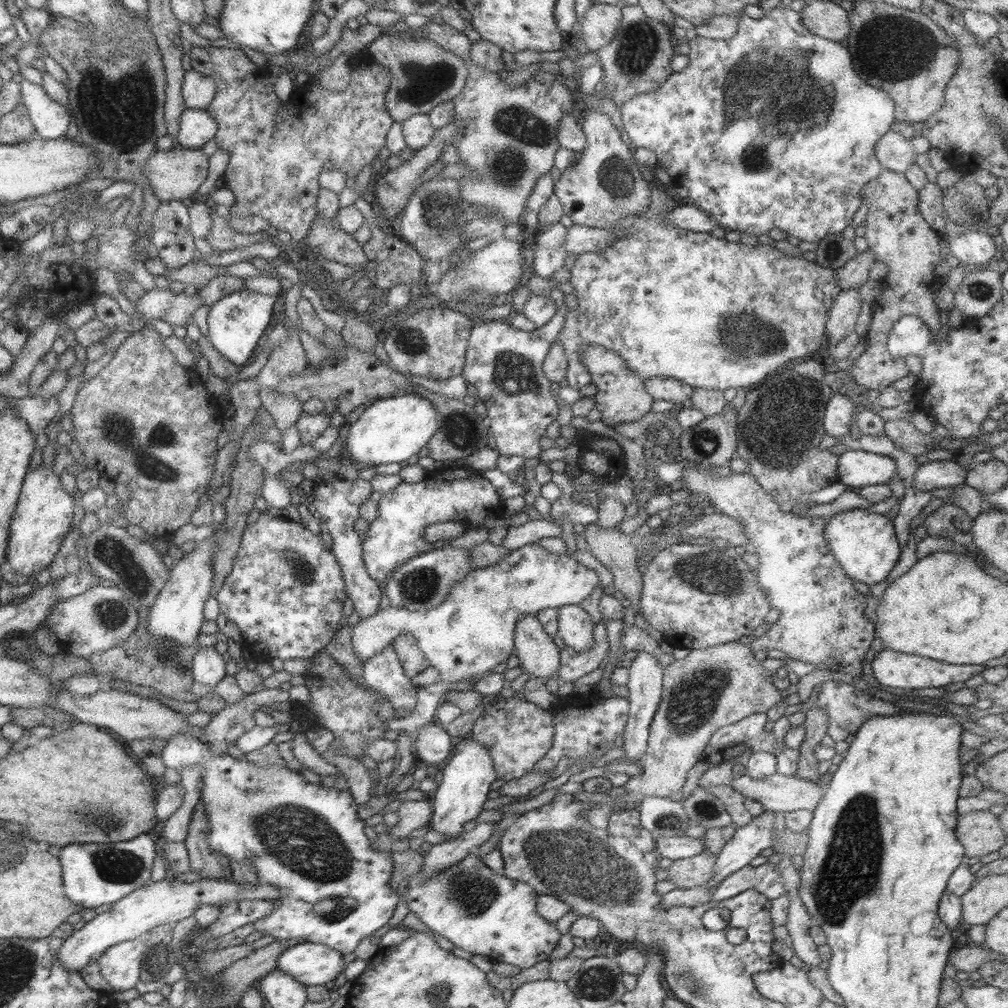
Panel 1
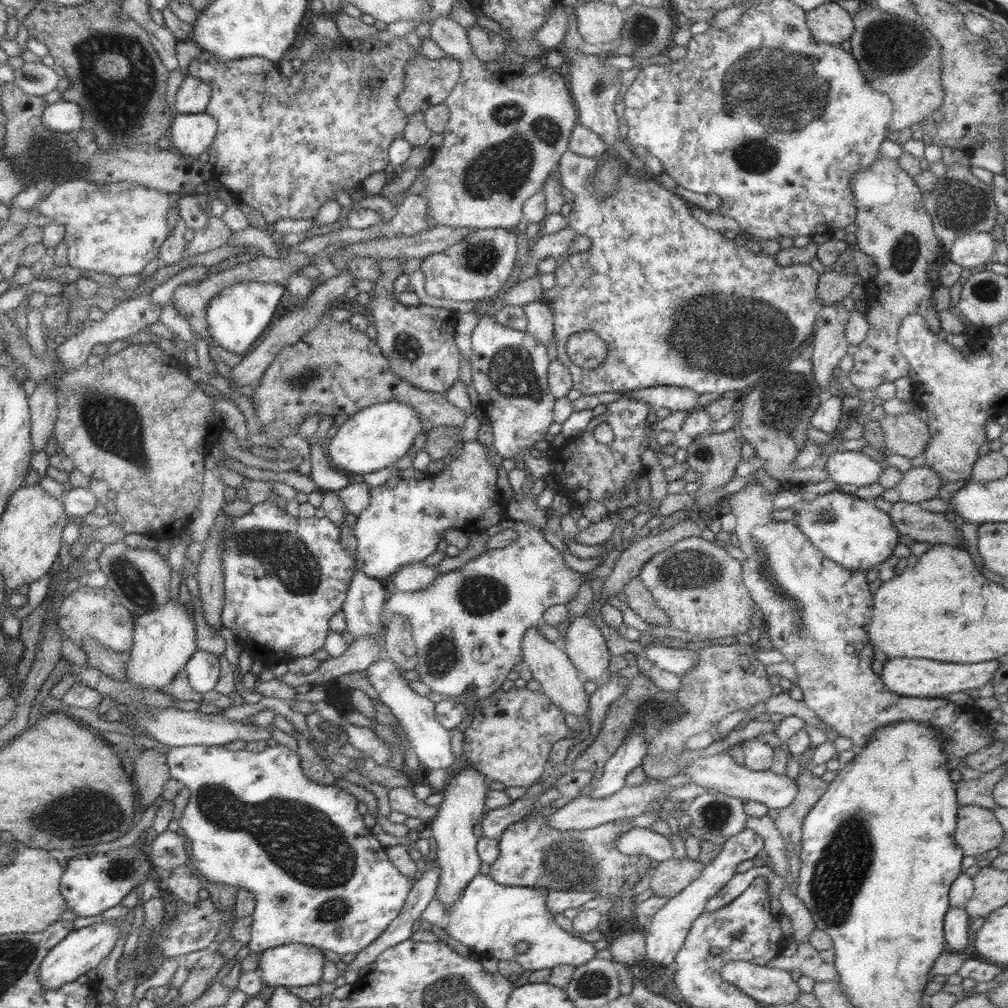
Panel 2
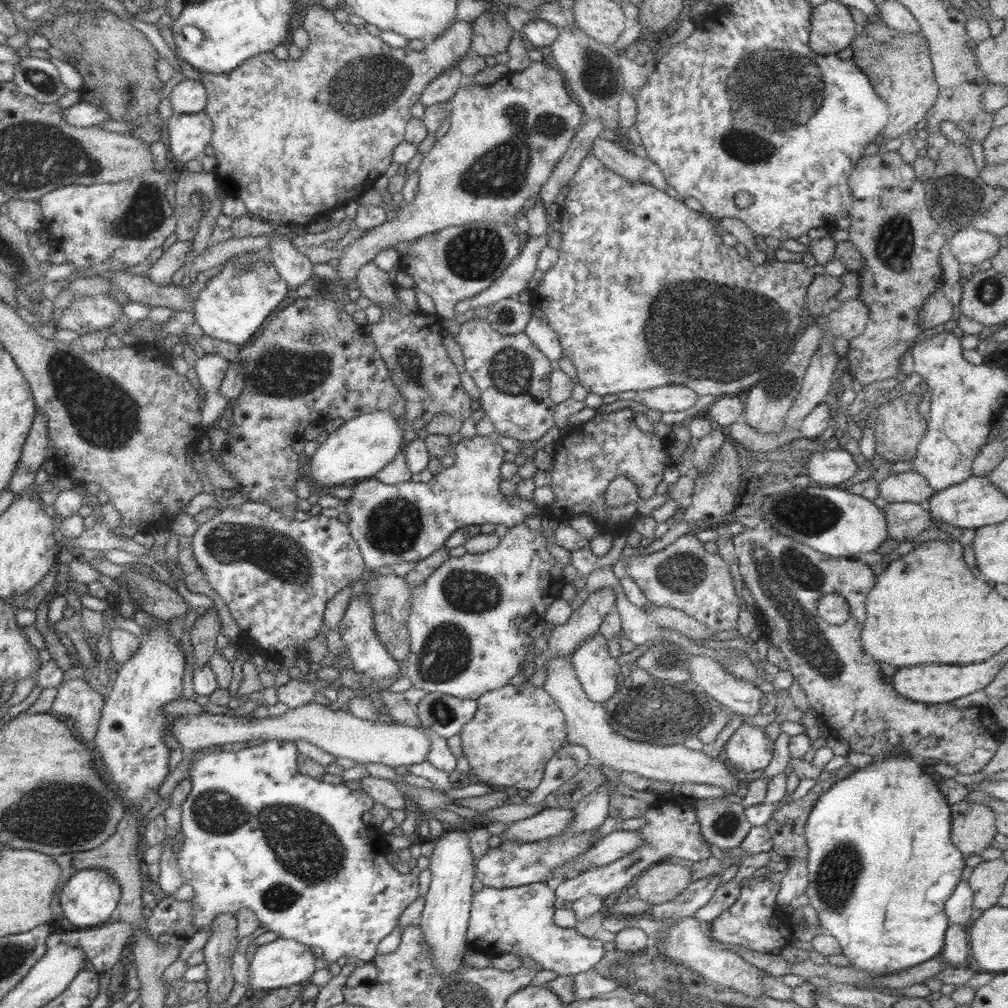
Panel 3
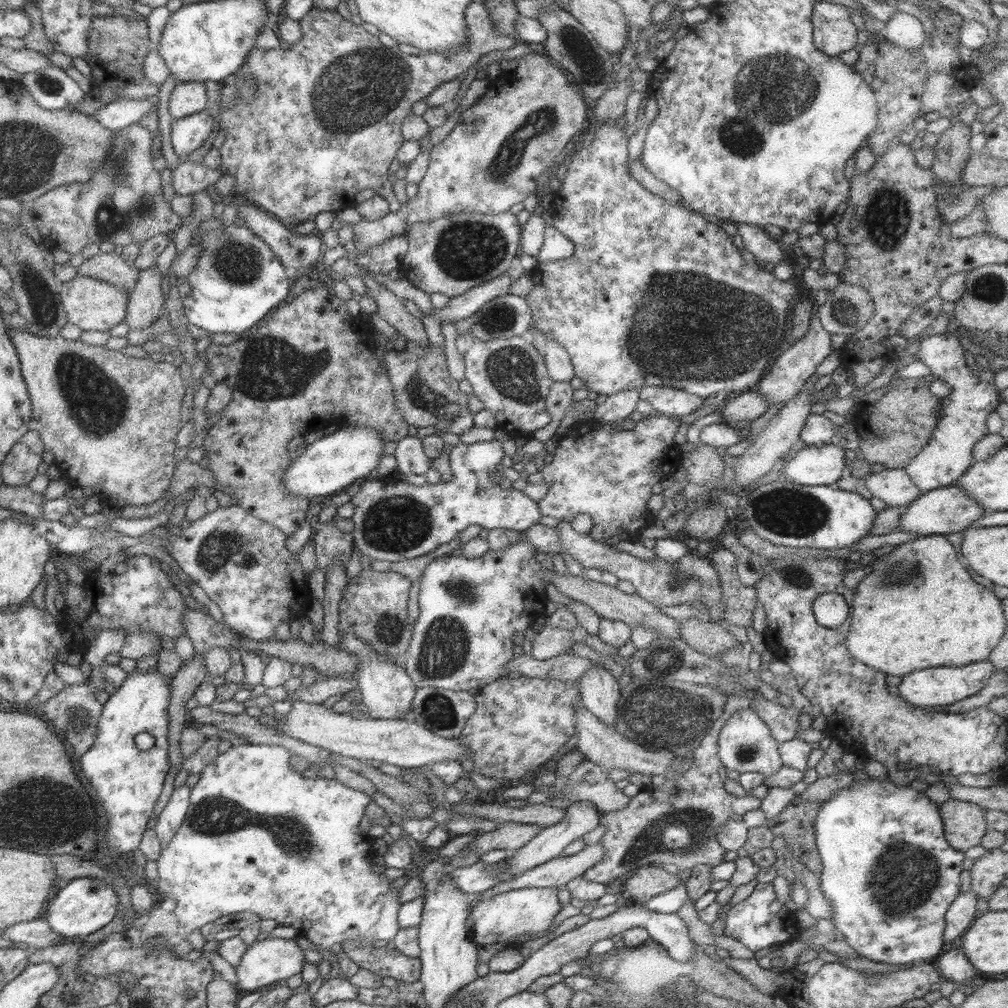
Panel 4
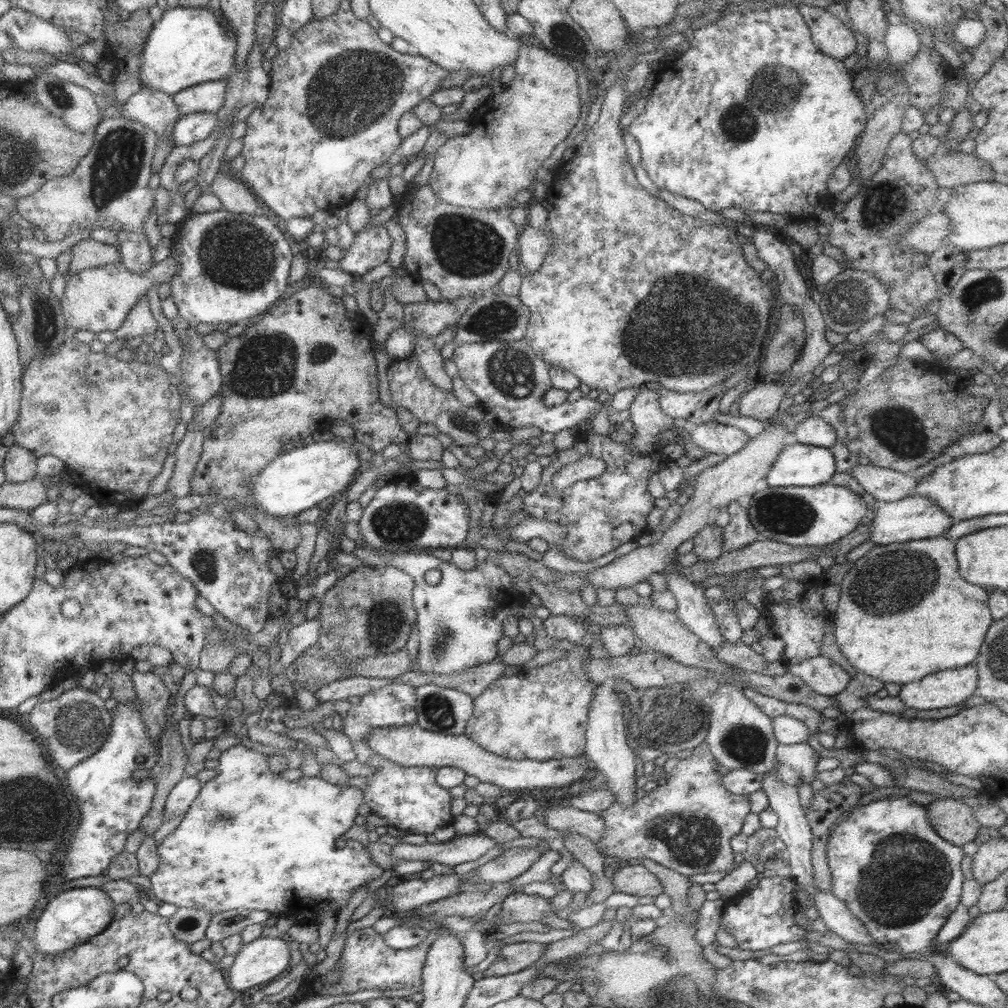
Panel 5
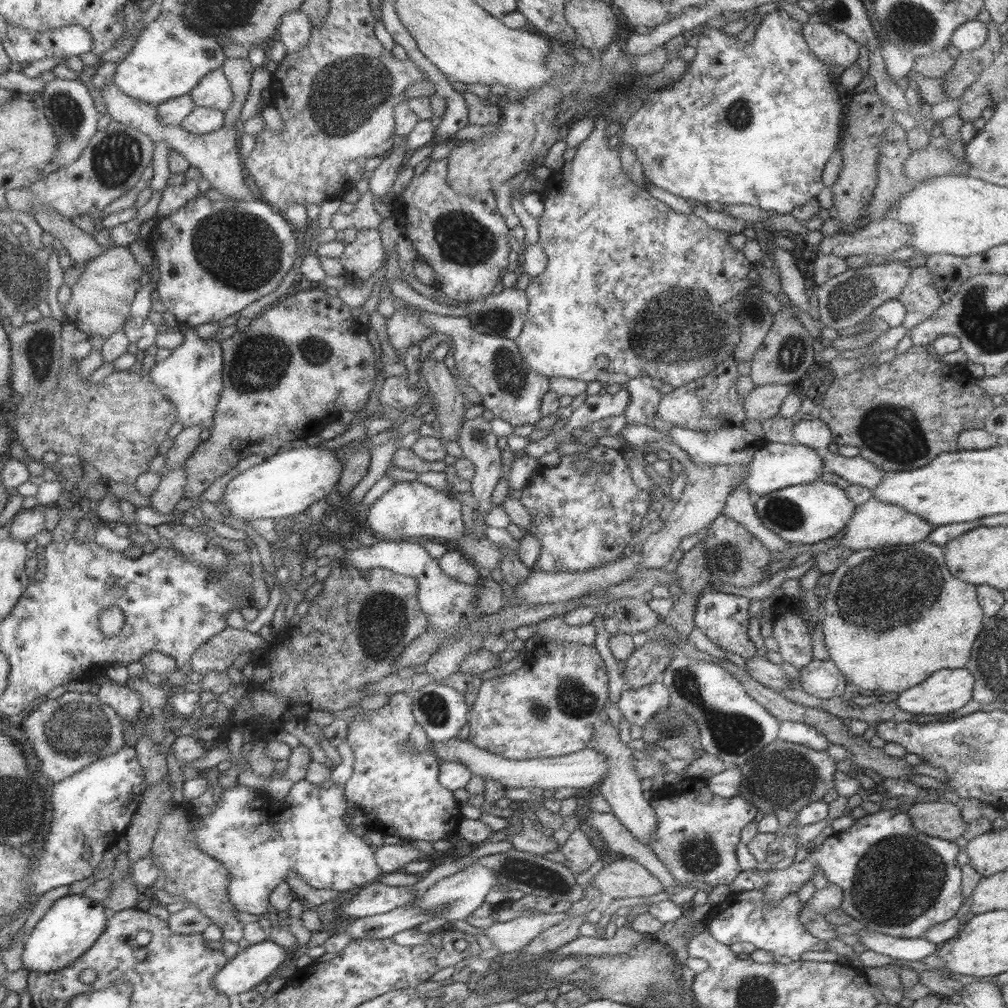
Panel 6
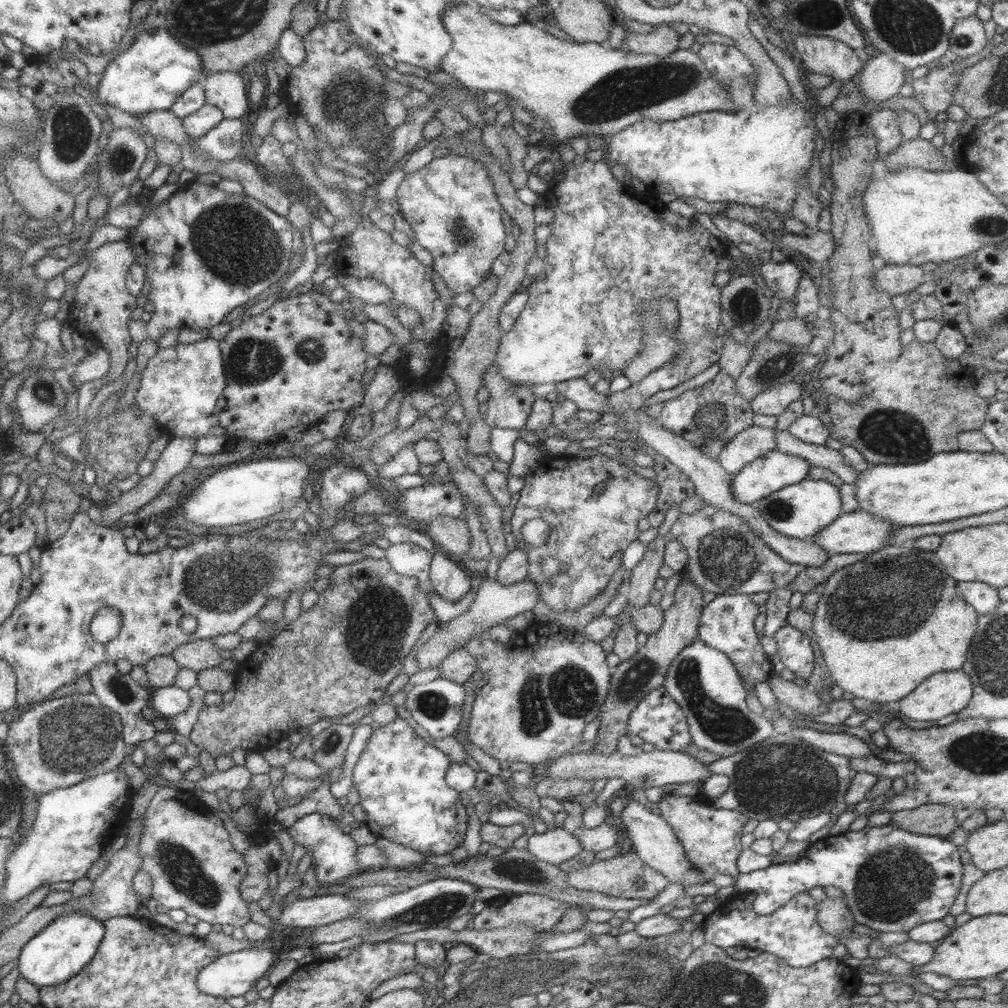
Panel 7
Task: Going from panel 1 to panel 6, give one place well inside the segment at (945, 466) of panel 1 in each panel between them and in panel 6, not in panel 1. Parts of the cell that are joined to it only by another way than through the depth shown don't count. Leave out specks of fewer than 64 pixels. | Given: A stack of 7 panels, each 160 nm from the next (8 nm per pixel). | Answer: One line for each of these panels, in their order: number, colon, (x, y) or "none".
2: (919, 483)
3: (909, 486)
4: (893, 486)
5: (886, 485)
6: (857, 470)

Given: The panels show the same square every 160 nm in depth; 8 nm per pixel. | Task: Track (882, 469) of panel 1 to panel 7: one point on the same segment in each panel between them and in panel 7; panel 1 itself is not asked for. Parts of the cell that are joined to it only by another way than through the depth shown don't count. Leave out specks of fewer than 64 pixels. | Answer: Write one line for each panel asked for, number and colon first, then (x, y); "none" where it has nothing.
2: (843, 467)
3: (833, 468)
4: (813, 465)
5: (797, 465)
6: (774, 466)
7: (762, 476)

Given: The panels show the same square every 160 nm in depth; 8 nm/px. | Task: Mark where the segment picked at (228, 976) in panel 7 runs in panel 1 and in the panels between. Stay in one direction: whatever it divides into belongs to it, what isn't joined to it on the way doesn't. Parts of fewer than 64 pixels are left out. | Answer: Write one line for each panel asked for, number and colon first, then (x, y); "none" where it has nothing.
1: (311, 964)
2: (290, 965)
3: (280, 963)
4: (271, 961)
5: (259, 961)
6: (248, 968)

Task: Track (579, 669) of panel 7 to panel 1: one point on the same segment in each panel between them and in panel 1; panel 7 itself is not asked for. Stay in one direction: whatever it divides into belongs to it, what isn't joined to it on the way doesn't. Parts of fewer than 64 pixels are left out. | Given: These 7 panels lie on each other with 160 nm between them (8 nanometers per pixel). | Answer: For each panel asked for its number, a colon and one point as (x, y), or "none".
1: (517, 734)
2: (510, 734)
3: (515, 729)
4: (517, 724)
5: (539, 713)
6: (548, 707)

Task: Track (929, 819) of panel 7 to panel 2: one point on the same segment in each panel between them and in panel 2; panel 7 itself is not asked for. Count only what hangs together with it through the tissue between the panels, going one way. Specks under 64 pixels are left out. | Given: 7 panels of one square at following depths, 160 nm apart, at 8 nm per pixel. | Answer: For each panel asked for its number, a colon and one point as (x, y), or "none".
2: (977, 831)
3: (973, 827)
4: (964, 825)
5: (952, 820)
6: (941, 819)

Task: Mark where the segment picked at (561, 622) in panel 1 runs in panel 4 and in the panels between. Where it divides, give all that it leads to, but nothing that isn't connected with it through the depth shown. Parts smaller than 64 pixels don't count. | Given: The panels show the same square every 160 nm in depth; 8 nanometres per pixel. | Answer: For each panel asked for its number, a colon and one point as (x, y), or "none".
2: (583, 644)
3: (597, 672)
4: (598, 690)

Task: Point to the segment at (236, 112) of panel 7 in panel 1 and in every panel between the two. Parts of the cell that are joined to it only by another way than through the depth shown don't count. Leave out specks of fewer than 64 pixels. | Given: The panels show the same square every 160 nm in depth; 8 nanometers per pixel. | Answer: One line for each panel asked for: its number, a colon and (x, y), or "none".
1: (198, 90)
2: (192, 96)
3: (188, 96)
4: (186, 98)
5: (208, 96)
6: (213, 91)

